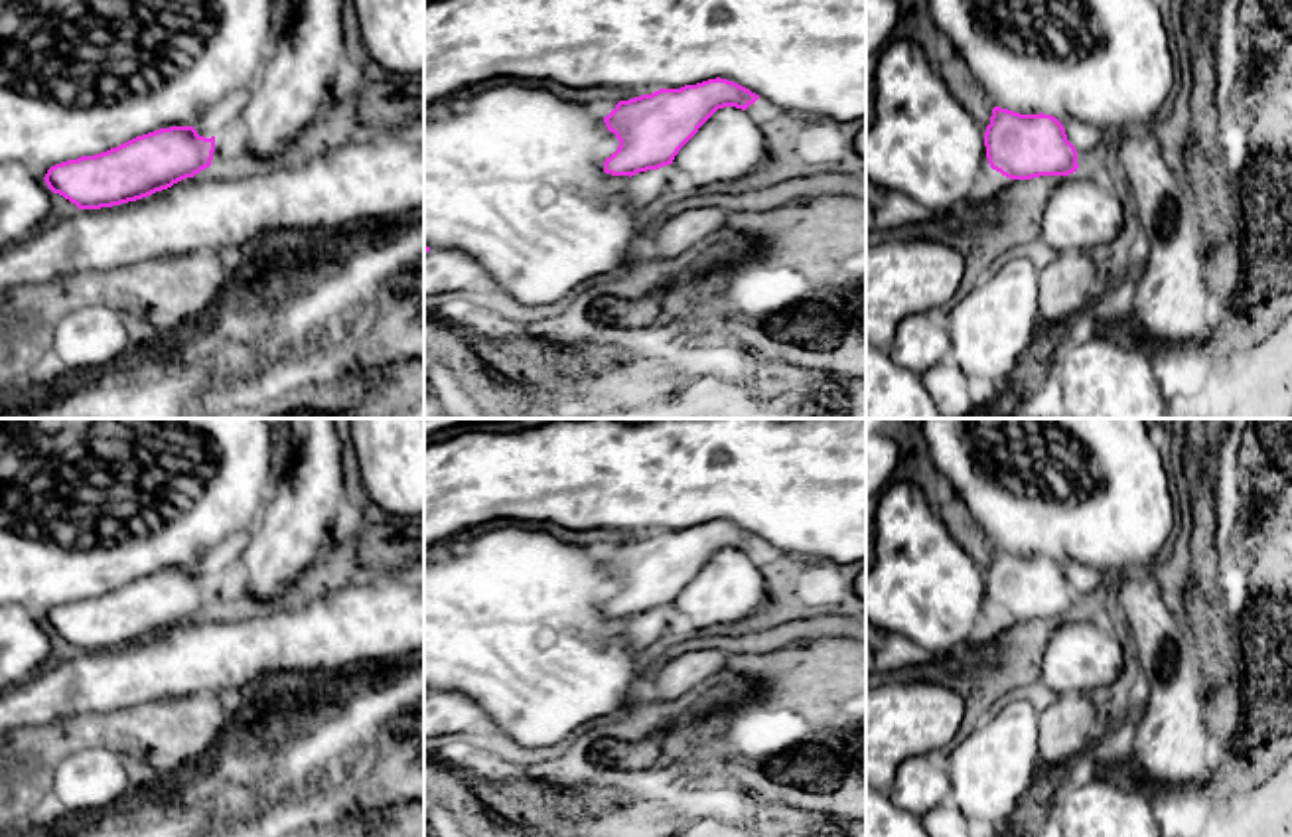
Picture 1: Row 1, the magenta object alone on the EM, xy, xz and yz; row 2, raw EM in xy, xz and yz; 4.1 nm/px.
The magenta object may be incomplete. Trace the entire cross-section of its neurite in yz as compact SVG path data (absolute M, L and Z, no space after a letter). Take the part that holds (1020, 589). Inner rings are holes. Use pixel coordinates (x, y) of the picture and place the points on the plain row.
M994 549L984 574L992 612L1010 622L1069 618L1077 614L1077 592L1051 557L1020 557Z

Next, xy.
M170 569L95 598L55 606L45 616L53 636L79 651L101 651L148 640L211 608L215 578Z

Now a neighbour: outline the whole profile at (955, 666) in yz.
M974 644L947 657L935 659L935 675L943 675L955 683L963 683L967 681L967 675L974 665L986 665L984 649L980 644Z

